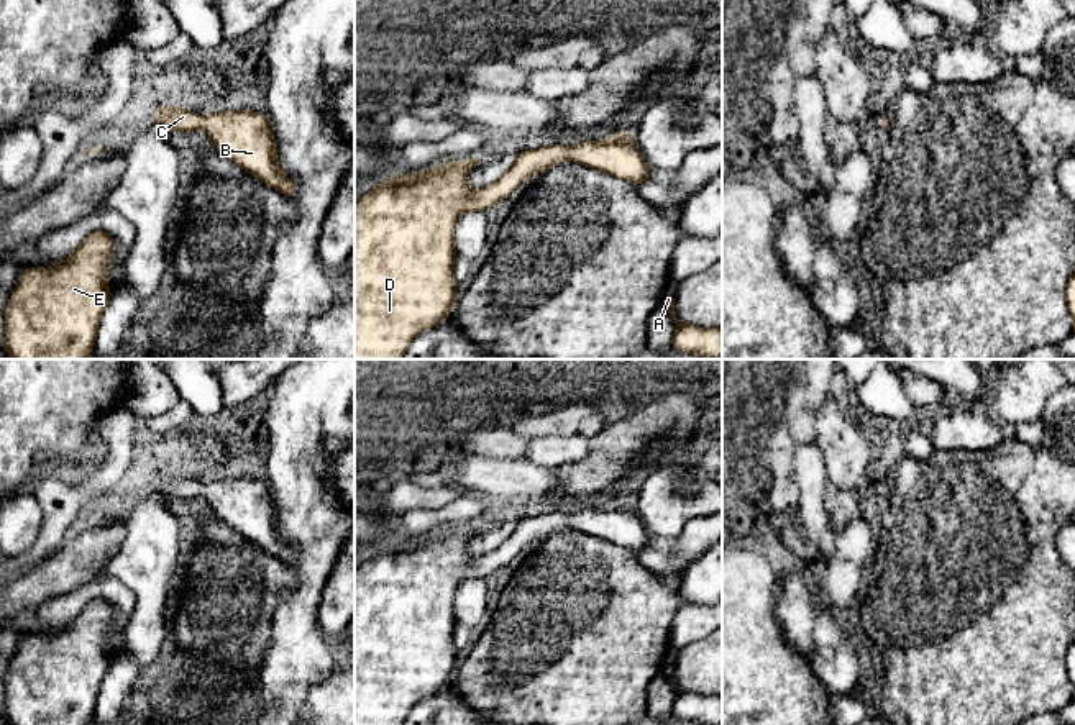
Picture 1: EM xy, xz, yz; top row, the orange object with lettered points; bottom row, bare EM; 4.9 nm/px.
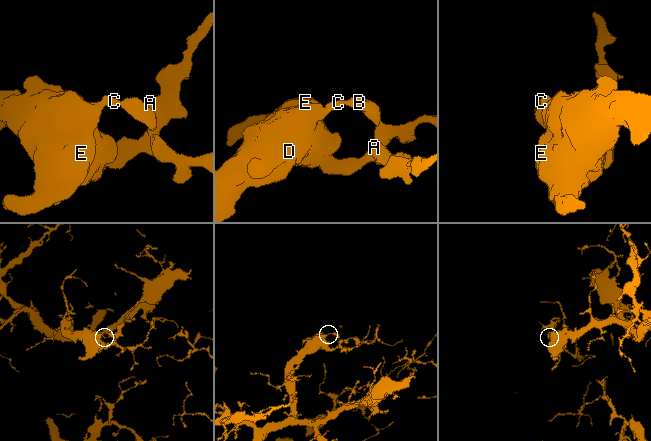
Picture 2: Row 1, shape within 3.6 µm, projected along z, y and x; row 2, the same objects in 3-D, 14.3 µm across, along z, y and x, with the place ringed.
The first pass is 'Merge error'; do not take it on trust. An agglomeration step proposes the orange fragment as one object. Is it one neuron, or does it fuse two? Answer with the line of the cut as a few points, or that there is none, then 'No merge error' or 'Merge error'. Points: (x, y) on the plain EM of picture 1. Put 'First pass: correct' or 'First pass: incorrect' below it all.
No split. No merge error
First pass: incorrect

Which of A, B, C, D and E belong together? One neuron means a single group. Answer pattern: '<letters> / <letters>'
A B C D E

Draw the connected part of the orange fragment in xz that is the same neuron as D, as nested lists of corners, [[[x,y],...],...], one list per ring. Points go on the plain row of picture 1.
[[[630,499],[612,500],[602,508],[581,508],[571,515],[553,510],[547,515],[520,518],[510,527],[509,536],[491,553],[478,558],[468,554],[468,543],[479,527],[448,528],[422,541],[396,541],[355,569],[355,725],[404,725],[410,709],[423,697],[443,691],[453,679],[458,666],[458,651],[453,632],[458,625],[455,595],[466,579],[486,579],[512,563],[530,541],[543,541],[558,530],[571,527],[586,535],[634,553],[650,546],[647,528],[634,510]]]

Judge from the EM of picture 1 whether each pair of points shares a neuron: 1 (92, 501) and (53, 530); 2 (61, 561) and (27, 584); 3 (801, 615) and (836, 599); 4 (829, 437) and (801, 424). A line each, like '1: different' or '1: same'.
1: same
2: same
3: different
4: different

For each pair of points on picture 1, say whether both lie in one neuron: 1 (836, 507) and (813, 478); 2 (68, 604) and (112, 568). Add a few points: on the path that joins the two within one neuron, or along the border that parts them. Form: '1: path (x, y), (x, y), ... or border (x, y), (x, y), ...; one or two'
1: border (829, 483), (826, 507), (834, 528); two
2: border (99, 576), (117, 578), (135, 594); two

